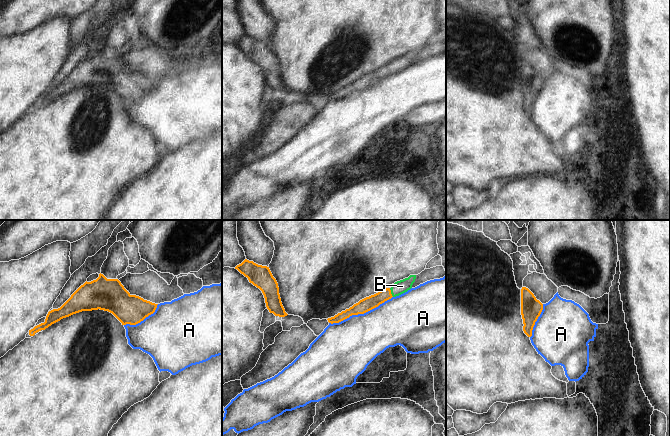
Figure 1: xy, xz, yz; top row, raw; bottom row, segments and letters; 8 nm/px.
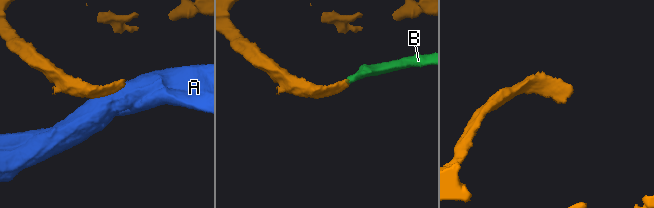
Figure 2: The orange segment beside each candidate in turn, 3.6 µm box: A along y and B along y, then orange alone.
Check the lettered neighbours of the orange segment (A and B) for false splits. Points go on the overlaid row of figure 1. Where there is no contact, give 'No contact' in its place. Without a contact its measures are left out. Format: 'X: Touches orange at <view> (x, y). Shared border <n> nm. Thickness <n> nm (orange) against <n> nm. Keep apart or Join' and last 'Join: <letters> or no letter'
A: Touches orange at xz (360, 313). Shared border 550 nm. Thickness 110 nm (orange) against 400 nm. Keep apart
B: Touches orange at xz (390, 292). Shared border 80 nm. Thickness 110 nm (orange) against 110 nm. Join
Join: B.

